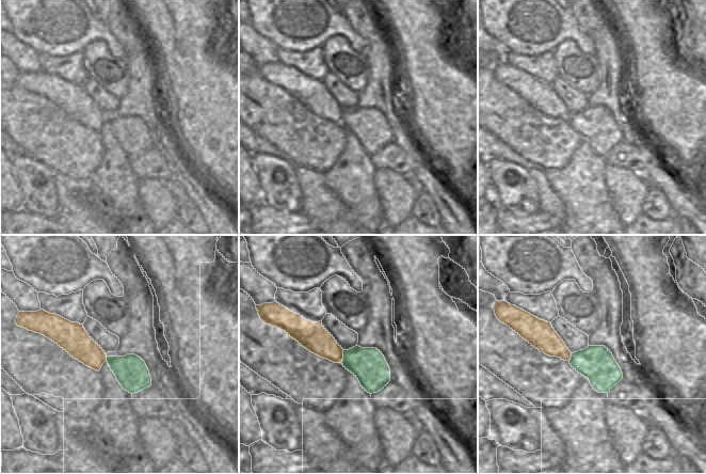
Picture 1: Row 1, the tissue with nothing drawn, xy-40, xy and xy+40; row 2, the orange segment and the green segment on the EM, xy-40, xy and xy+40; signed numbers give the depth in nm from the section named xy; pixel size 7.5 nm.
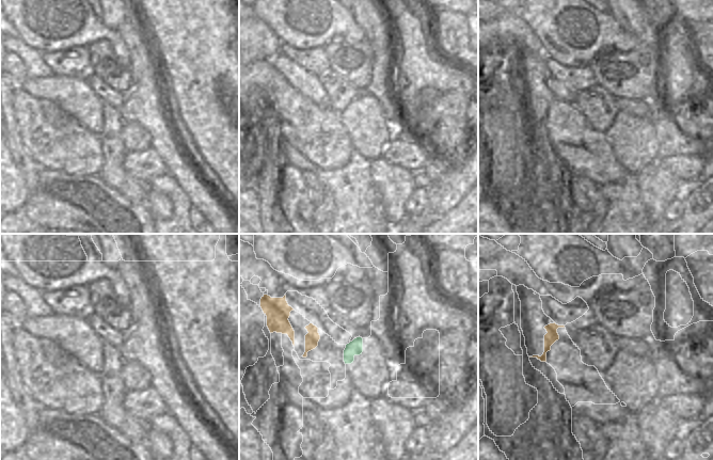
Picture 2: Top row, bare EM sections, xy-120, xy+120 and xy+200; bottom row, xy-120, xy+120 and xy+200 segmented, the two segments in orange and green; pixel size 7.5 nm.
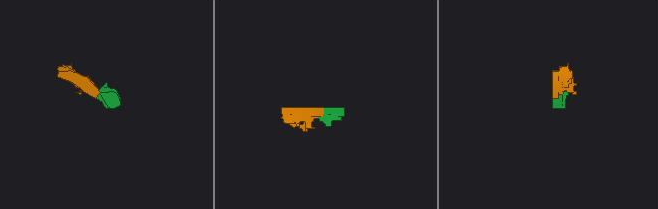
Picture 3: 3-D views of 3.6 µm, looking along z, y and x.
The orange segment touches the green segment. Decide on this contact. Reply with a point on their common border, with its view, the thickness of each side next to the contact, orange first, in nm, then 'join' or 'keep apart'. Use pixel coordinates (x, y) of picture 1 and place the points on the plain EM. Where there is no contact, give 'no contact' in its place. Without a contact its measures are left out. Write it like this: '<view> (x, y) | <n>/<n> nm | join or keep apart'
xy (342, 117) | 200/260 nm | keep apart

